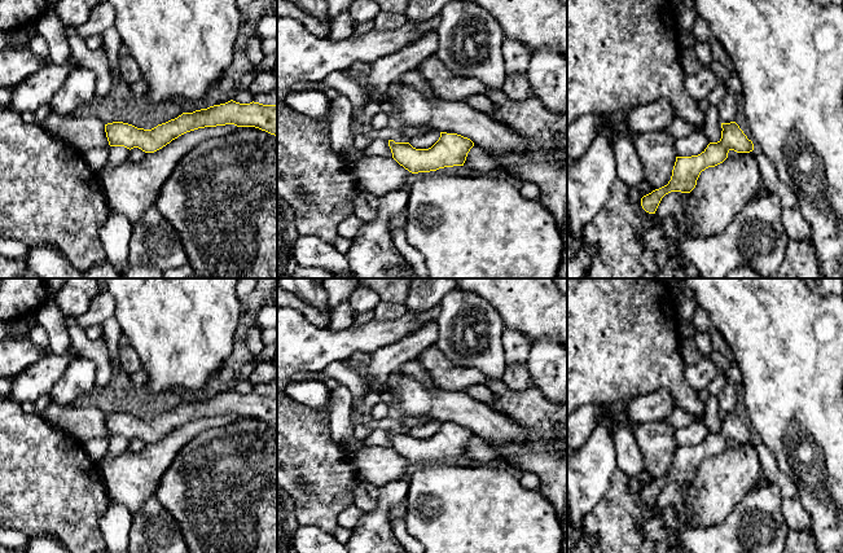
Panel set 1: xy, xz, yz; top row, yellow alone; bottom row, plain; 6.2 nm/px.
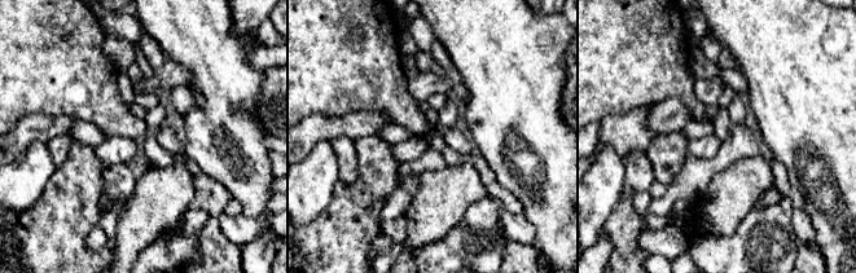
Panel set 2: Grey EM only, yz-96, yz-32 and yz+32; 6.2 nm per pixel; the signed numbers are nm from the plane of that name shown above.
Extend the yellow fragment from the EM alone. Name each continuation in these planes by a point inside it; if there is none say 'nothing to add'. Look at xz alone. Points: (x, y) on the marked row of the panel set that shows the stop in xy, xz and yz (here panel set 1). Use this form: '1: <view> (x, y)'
nothing to add

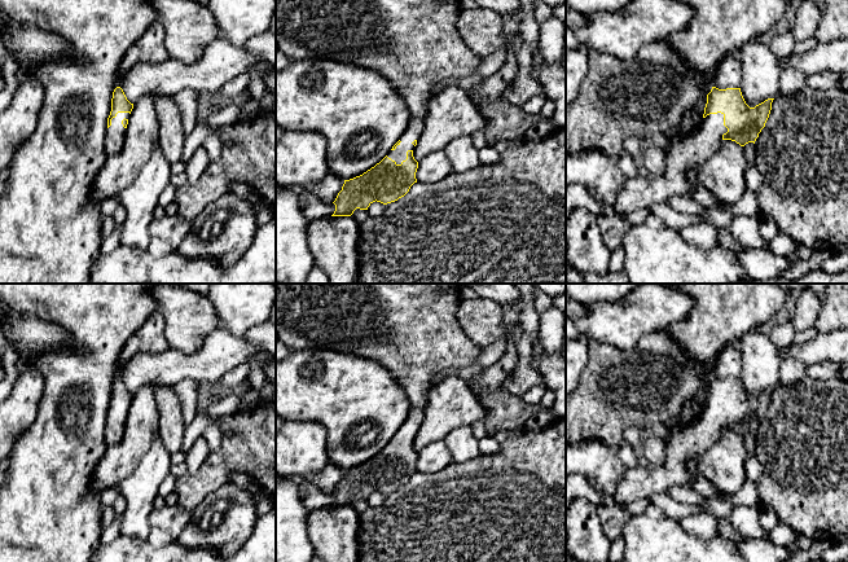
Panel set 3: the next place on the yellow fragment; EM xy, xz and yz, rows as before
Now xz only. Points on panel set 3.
1: xz (416, 126)

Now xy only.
1: xy (115, 134)

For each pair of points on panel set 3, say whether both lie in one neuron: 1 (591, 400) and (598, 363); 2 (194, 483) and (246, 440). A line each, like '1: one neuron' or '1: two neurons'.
1: one neuron
2: one neuron

